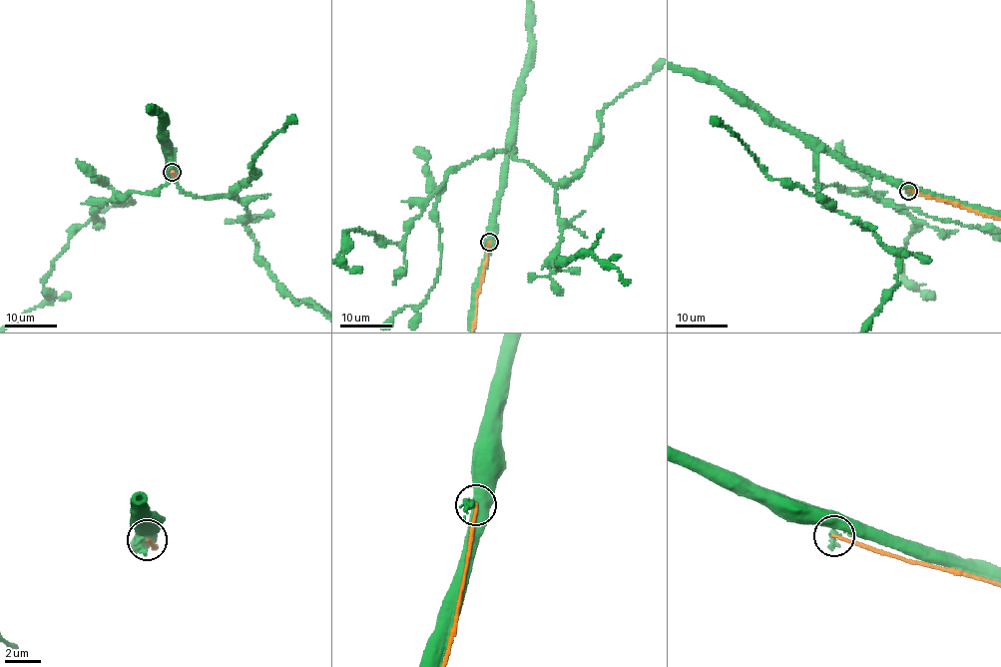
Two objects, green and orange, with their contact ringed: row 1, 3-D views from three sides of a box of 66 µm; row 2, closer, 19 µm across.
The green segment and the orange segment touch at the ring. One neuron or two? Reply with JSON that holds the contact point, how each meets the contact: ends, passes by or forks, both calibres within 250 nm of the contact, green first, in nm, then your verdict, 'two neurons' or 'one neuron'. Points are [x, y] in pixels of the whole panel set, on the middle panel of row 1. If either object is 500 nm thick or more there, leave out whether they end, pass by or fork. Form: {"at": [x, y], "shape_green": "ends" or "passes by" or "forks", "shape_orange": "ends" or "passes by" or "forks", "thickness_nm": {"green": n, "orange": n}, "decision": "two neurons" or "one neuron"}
{"at": [489, 242], "shape_green": "ends", "shape_orange": "ends", "thickness_nm": {"green": 300, "orange": 170}, "decision": "two neurons"}

